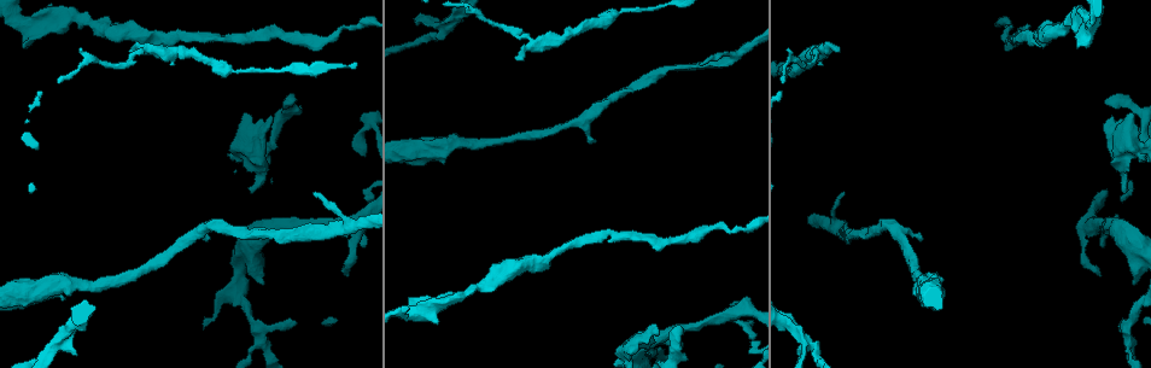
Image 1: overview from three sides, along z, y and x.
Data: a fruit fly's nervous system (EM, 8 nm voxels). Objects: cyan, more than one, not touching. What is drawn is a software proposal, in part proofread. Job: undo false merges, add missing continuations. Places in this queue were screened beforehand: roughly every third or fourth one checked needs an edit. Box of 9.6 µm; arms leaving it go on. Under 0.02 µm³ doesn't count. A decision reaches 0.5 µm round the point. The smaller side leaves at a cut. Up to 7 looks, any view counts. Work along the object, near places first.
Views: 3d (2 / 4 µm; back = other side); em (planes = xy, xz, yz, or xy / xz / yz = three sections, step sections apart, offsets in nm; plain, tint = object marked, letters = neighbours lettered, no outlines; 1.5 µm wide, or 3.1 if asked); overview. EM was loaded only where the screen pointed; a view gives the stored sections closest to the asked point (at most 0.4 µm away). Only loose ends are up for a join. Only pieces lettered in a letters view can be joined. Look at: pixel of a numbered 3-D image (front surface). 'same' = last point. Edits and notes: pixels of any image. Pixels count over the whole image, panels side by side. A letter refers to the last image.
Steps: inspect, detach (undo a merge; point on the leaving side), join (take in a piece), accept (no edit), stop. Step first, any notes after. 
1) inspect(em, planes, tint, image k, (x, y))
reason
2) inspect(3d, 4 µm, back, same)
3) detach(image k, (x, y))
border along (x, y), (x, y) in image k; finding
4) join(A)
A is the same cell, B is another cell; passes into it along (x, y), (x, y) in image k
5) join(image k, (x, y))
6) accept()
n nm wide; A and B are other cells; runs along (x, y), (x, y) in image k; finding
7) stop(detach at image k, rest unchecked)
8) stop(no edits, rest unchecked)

inspect(3d, 2 µm, image 1, (129, 51))
free end

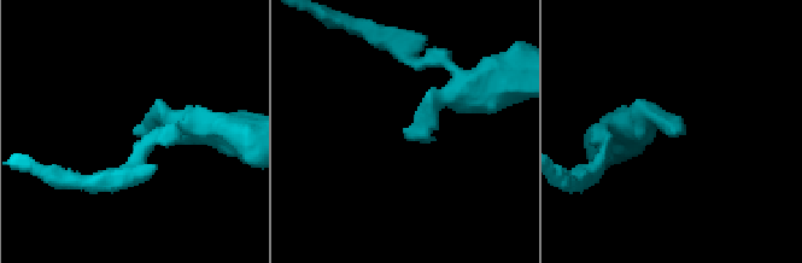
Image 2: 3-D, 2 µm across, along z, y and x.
inspect(em, planes, tint, image 2, (405, 134))

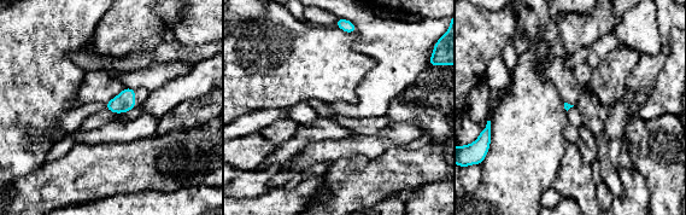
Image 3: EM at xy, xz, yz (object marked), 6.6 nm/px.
inspect(em, planes, letters, same)
see the neighbours

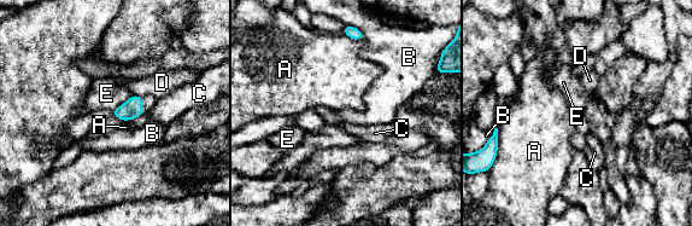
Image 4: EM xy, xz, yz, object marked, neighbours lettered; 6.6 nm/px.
accept()
A, B, C, D and E are other cells; border along (132, 94), (112, 112) in image 4; no lettered piece goes on from it

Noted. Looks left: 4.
inspect(3d, 4 µm, image 1, (1111, 152))
branch stops here

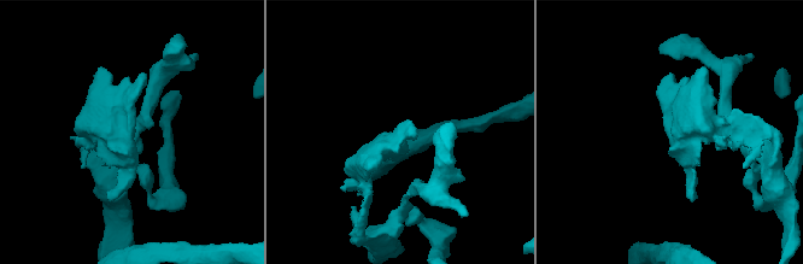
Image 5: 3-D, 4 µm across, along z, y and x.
inspect(em, planes, plain, image 5, (131, 132))

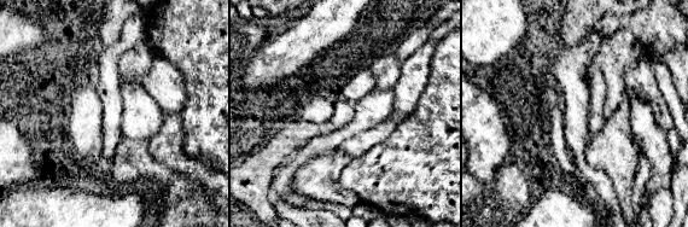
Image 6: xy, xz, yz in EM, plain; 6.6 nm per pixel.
inspect(em, planes, letters, same)

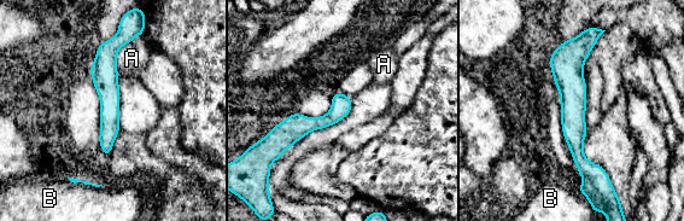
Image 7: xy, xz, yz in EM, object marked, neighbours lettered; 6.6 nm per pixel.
accept()
130 nm wide; B touches over 260 nm; A and B are other cells; none of them fits

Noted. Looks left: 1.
stop(no edits, rest unchecked)

